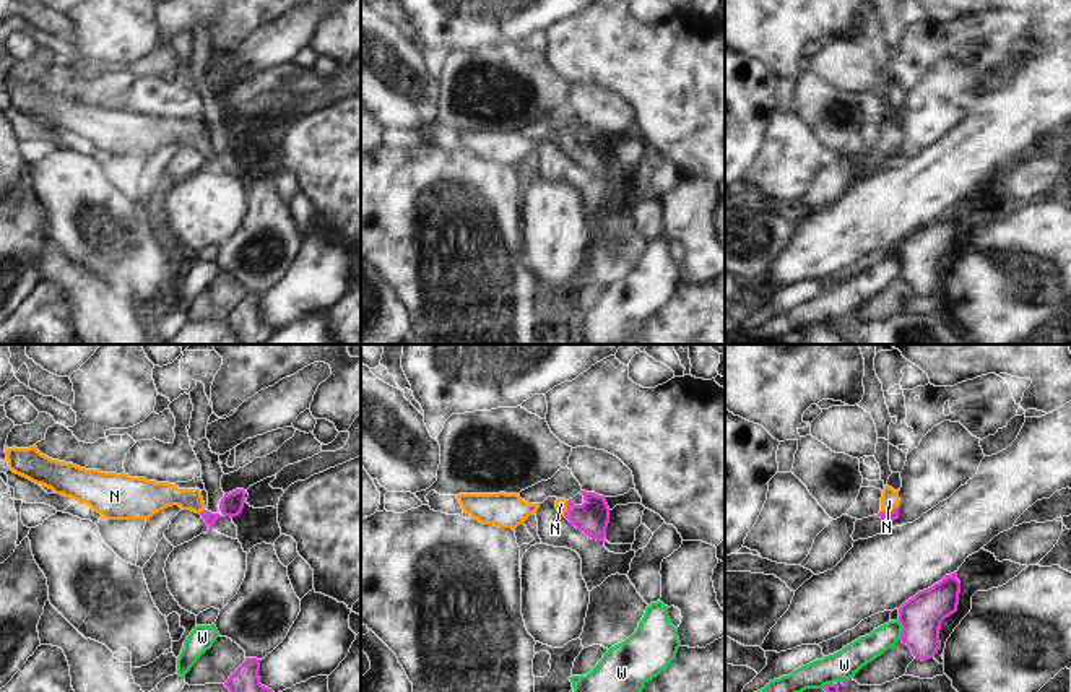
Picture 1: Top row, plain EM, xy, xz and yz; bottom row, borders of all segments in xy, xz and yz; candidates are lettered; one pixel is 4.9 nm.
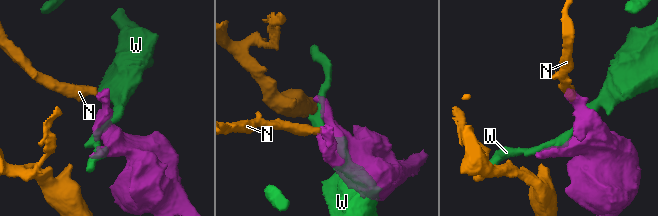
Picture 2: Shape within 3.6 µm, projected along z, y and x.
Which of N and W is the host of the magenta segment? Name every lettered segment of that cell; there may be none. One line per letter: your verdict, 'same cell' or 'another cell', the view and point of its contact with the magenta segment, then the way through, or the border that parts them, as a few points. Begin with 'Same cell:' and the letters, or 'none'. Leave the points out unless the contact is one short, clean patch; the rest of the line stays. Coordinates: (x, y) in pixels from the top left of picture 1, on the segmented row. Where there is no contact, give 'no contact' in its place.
Same cell: N
N: same cell | yz (889, 512) | across yz (893, 515), (889, 512), (889, 501)
W: another cell | yz (902, 631)

